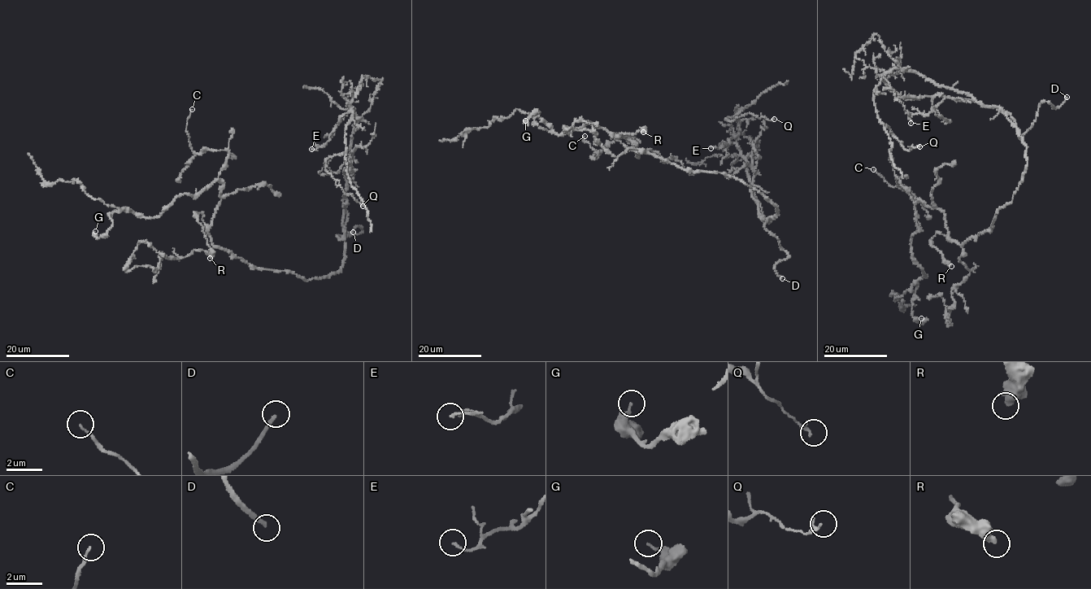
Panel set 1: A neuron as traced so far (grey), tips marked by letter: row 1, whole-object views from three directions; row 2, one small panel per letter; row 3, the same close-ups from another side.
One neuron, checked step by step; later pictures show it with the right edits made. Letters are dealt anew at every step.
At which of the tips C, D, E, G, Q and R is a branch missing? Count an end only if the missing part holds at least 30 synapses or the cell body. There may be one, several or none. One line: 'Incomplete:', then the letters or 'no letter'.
Incomplete: D

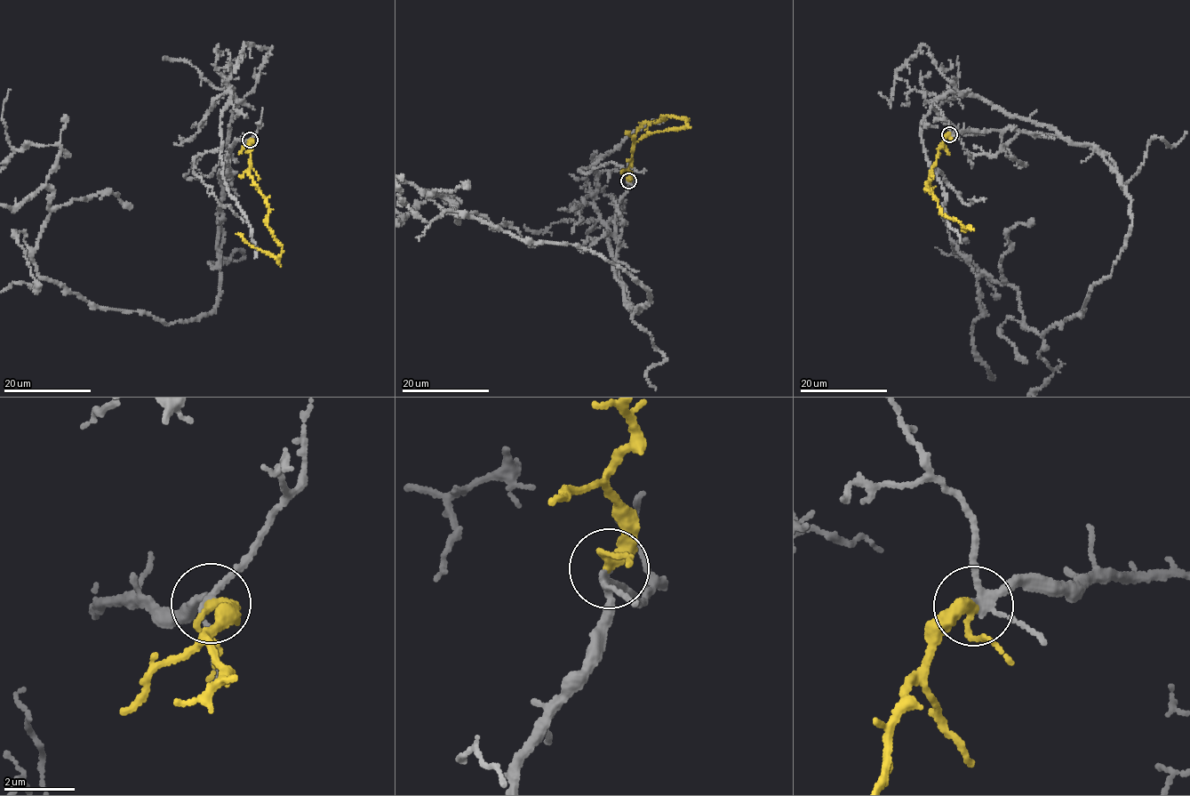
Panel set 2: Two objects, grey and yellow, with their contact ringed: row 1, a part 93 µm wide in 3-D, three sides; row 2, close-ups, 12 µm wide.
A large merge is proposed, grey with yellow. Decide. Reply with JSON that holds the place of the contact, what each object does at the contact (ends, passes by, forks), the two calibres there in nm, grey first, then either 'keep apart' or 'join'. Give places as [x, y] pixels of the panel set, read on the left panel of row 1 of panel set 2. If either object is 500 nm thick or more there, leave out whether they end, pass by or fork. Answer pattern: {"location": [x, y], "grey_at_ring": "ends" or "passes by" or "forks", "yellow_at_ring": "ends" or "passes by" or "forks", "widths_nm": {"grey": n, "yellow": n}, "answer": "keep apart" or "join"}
{"location": [250, 140], "grey_at_ring": "forks", "yellow_at_ring": "passes by", "widths_nm": {"grey": 170, "yellow": 280}, "answer": "join"}

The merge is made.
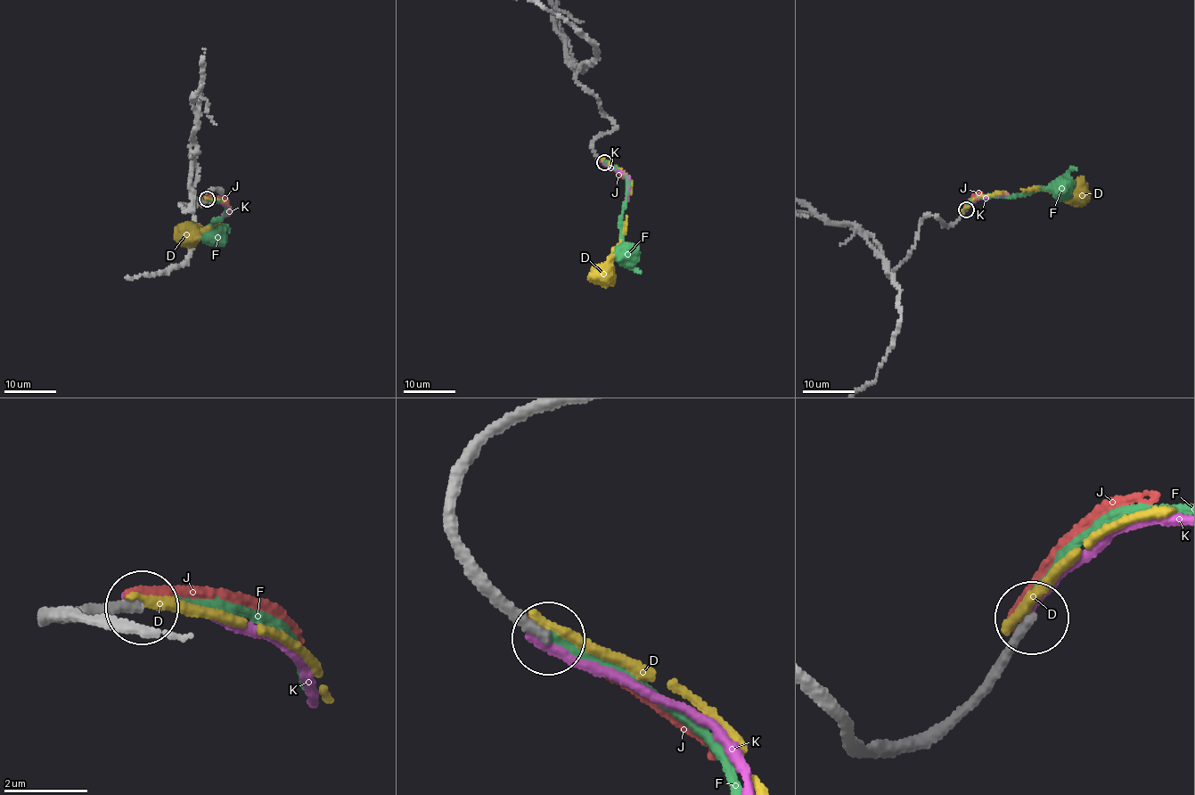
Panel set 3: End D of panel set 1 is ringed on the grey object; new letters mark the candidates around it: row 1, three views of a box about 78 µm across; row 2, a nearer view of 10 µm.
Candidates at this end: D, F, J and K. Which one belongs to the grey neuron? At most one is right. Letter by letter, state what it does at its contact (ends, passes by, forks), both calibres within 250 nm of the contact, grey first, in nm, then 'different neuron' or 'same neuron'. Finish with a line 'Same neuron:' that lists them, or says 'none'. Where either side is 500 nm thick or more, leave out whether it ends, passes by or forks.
D: it ends; calibres 280 and 240 nm; different neuron
F: it ends; calibres 240 and 240 nm; different neuron
J: it ends; calibres 280 and 240 nm; different neuron
K: it ends; calibres 260 and 220 nm; different neuron
Same neuron: none

